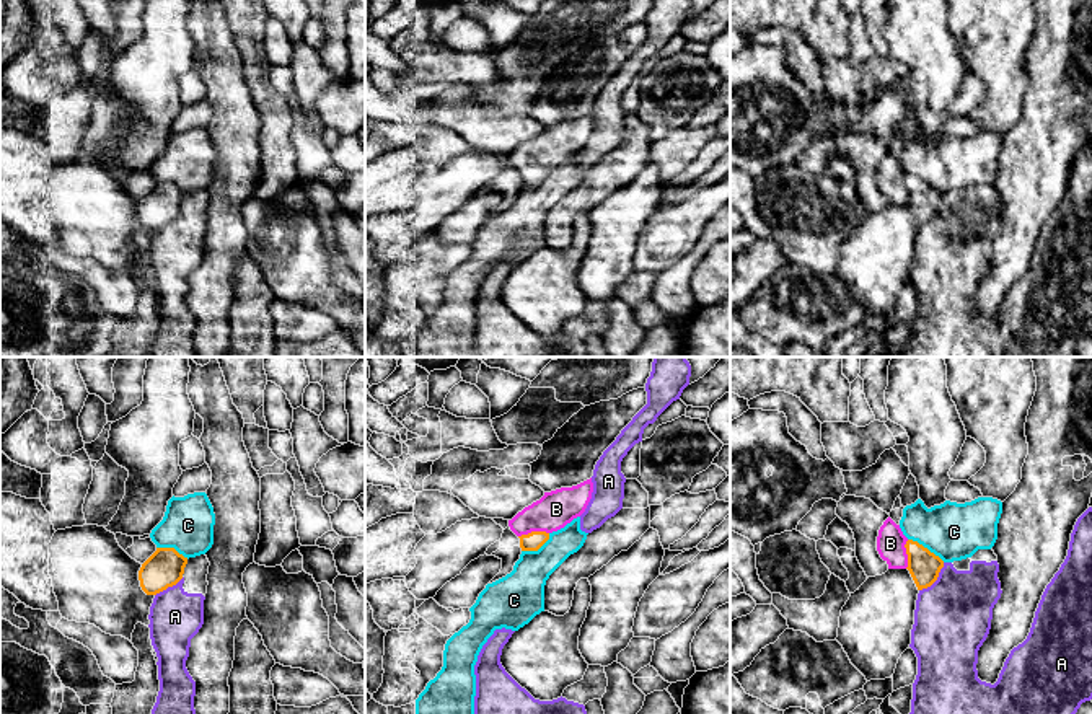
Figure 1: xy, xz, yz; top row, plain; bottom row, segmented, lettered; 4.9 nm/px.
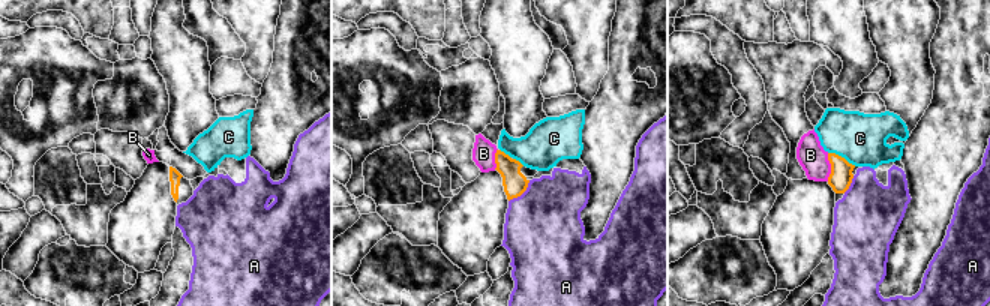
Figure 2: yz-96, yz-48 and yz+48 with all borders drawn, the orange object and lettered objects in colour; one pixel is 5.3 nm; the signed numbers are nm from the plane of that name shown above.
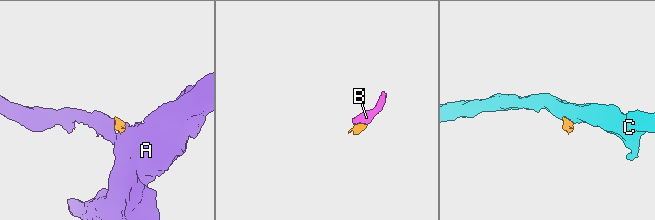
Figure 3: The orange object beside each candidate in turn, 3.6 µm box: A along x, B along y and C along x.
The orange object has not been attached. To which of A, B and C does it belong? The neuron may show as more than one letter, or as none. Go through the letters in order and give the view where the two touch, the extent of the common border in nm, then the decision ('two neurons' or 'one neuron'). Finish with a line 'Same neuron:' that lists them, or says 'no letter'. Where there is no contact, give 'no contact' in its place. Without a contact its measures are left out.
A: meets orange in yz; contact 190 nm long; two neurons
B: meets orange in xz; contact 150 nm long; one neuron
C: meets orange in yz; contact 220 nm long; two neurons
Same neuron: B

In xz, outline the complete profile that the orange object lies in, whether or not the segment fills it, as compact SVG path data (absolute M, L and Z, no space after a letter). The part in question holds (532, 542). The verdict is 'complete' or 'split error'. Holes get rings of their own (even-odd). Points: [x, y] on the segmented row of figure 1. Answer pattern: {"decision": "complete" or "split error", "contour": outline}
{"decision": "split error", "contour": "M592 478L572 487L544 492L539 500L509 520L510 530L520 538L522 551L538 551L553 531L580 517L592 499L592 492Z"}

